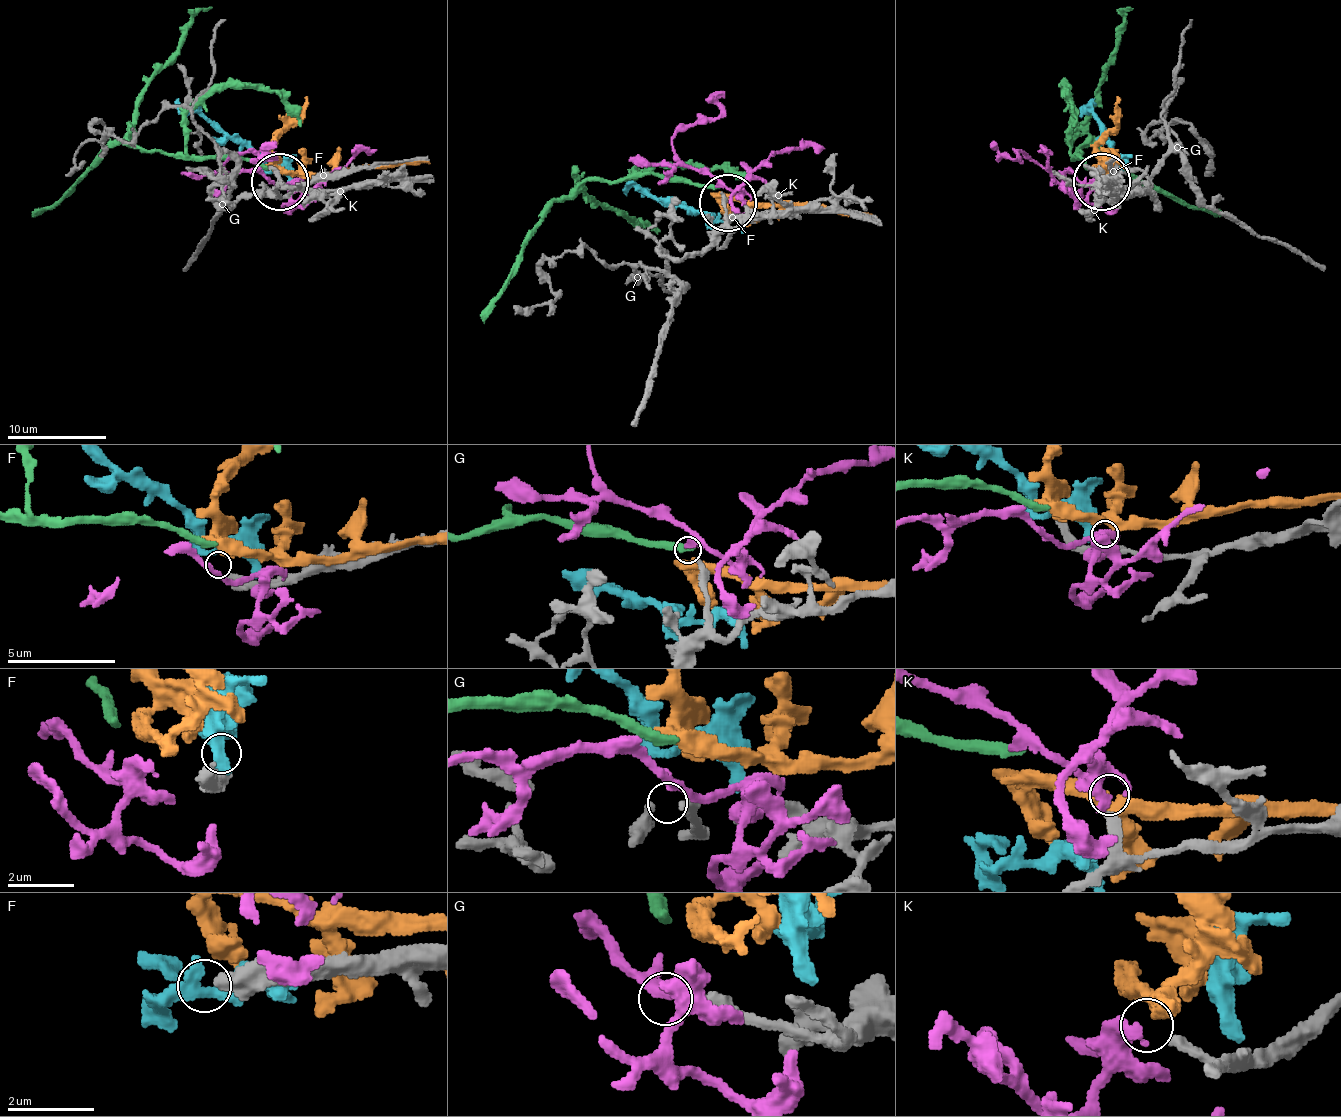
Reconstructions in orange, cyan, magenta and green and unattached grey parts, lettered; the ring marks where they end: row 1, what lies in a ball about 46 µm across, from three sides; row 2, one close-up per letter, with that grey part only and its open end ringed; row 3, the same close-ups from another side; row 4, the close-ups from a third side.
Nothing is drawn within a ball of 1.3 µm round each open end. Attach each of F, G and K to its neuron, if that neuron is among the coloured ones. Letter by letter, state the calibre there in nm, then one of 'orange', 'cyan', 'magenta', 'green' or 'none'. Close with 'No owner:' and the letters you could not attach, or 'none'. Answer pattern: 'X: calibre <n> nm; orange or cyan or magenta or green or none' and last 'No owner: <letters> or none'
F: calibre 440 nm; none
G: calibre 280 nm; none
K: calibre 280 nm; magenta
No owner: F, G

